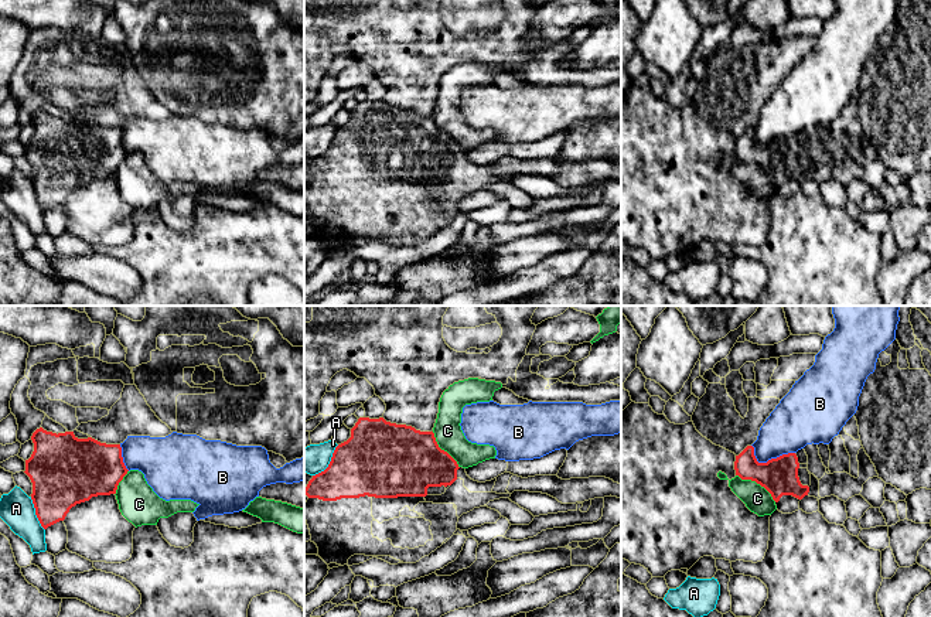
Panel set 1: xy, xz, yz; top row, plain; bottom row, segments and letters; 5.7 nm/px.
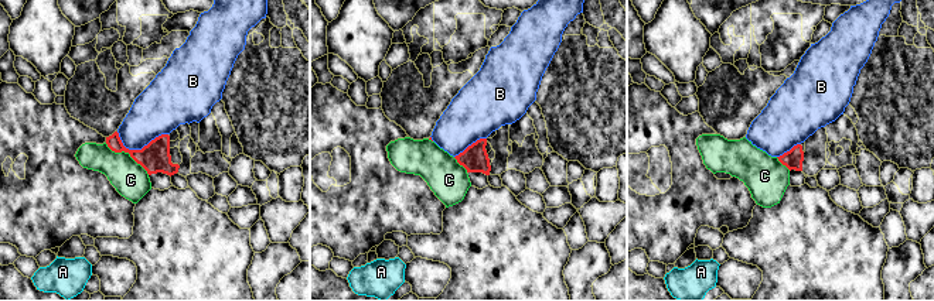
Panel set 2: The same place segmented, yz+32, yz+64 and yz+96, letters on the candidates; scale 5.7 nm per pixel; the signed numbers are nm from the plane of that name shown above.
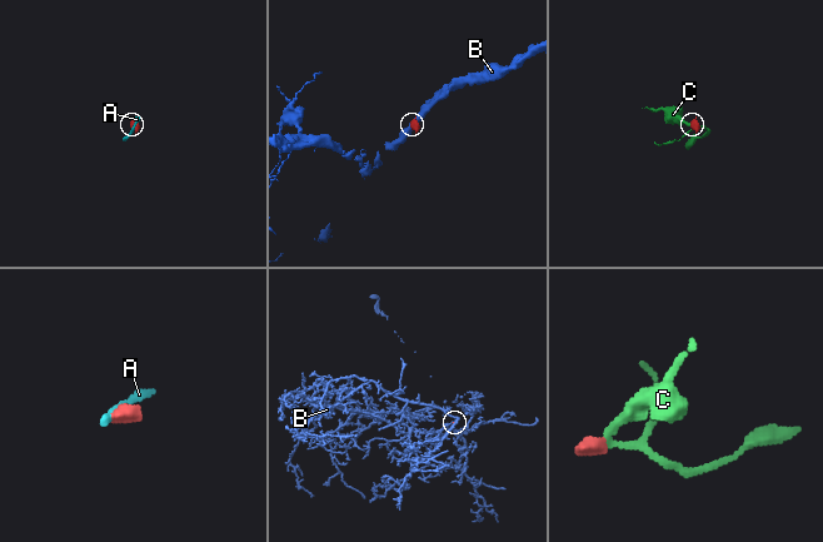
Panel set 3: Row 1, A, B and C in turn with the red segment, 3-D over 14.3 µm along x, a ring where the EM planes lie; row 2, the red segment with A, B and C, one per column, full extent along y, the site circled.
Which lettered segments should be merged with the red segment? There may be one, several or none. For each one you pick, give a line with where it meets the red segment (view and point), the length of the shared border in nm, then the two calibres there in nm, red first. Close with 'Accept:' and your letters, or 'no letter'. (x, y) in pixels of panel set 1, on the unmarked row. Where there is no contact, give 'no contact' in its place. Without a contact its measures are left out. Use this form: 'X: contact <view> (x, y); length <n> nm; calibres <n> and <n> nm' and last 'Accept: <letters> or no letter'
Accept: no letter

